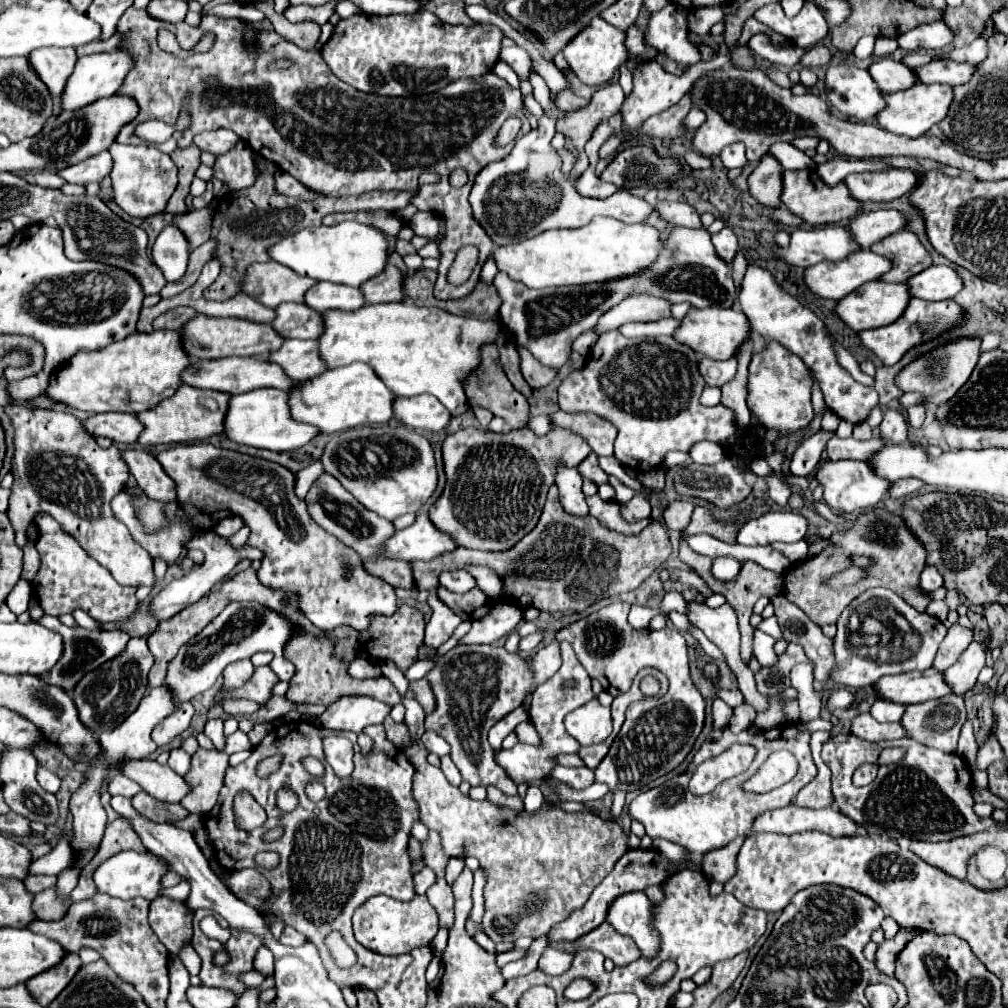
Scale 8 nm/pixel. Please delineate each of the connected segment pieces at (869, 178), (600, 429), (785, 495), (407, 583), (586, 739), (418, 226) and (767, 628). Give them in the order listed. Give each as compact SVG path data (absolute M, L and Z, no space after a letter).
M890 168L882 172L860 172L850 174L846 180L850 194L860 202L888 202L910 192L918 178L912 170Z
M558 410L552 414L554 426L568 426L568 430L576 430L588 438L590 448L598 456L612 456L614 440L616 440L616 426L596 414L568 414Z
M768 476L768 478L766 478L766 484L768 484L768 496L770 496L776 504L786 506L786 504L788 504L788 498L790 498L790 488L788 488L782 480L778 480L776 476Z
M364 560L364 566L370 574L380 576L394 588L416 588L414 576L412 576L412 564L404 560L384 560L384 562L368 562Z
M594 698L590 702L586 702L584 706L566 714L564 728L580 746L600 744L612 732L610 708L604 708L598 702L598 698Z
M418 212L410 220L410 228L418 236L426 236L426 238L434 240L434 236L440 232L440 220L434 214L430 214L430 212Z
M775 615L770 618L763 619L763 621L759 624L758 629L762 630L767 634L772 635L773 637L776 637L777 640L782 635Z

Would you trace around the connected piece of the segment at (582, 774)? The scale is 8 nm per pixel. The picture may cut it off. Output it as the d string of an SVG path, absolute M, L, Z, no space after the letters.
M556 766L556 768L552 768L550 776L560 780L560 782L564 782L564 784L568 784L574 790L584 790L584 788L588 788L588 786L592 786L596 782L594 780L594 772L588 770L586 766L582 766L582 768Z

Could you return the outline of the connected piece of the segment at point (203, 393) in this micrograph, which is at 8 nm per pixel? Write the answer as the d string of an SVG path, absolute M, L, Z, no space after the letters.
M180 386L180 390L160 402L160 406L138 414L140 422L144 422L144 434L140 434L138 442L144 446L156 444L186 444L196 440L206 440L216 434L224 434L224 418L228 412L230 394L216 390L200 390L192 386Z

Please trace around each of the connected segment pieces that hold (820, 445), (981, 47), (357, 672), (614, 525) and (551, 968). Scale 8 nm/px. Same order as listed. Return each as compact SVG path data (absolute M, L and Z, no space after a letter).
M818 430L816 434L812 434L808 440L804 440L798 446L798 450L794 452L792 462L790 462L790 472L794 476L810 476L816 470L820 454L826 448L828 436L832 438L832 434L828 434L824 430Z
M980 36L970 46L964 46L960 50L952 50L948 56L938 56L938 58L958 58L960 62L980 64L986 58L986 54L988 54L988 44L986 44L986 38Z
M356 658L356 660L352 660L352 664L350 664L350 674L352 674L352 678L358 678L358 680L362 680L362 678L378 678L378 676L382 676L380 666L378 666L378 664L372 664L372 662L364 660L364 658Z
M598 494L588 496L586 504L588 504L592 516L600 518L600 522L604 522L604 526L608 526L610 530L616 530L620 534L638 534L650 522L650 518L640 520L640 522L626 522L620 514L620 504L616 504L616 500L602 500Z
M546 948L544 954L540 956L540 962L538 962L538 968L544 970L546 974L564 974L568 970L568 966L572 964L572 954L564 954L560 950L552 950L552 948Z

